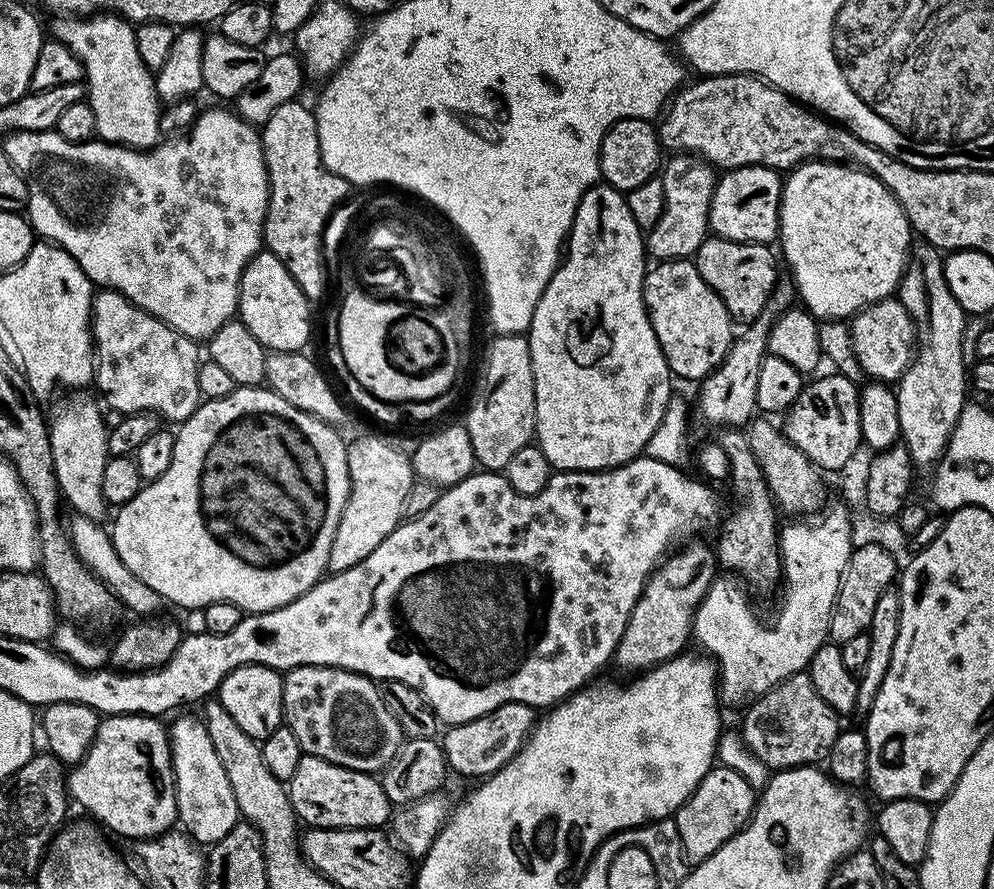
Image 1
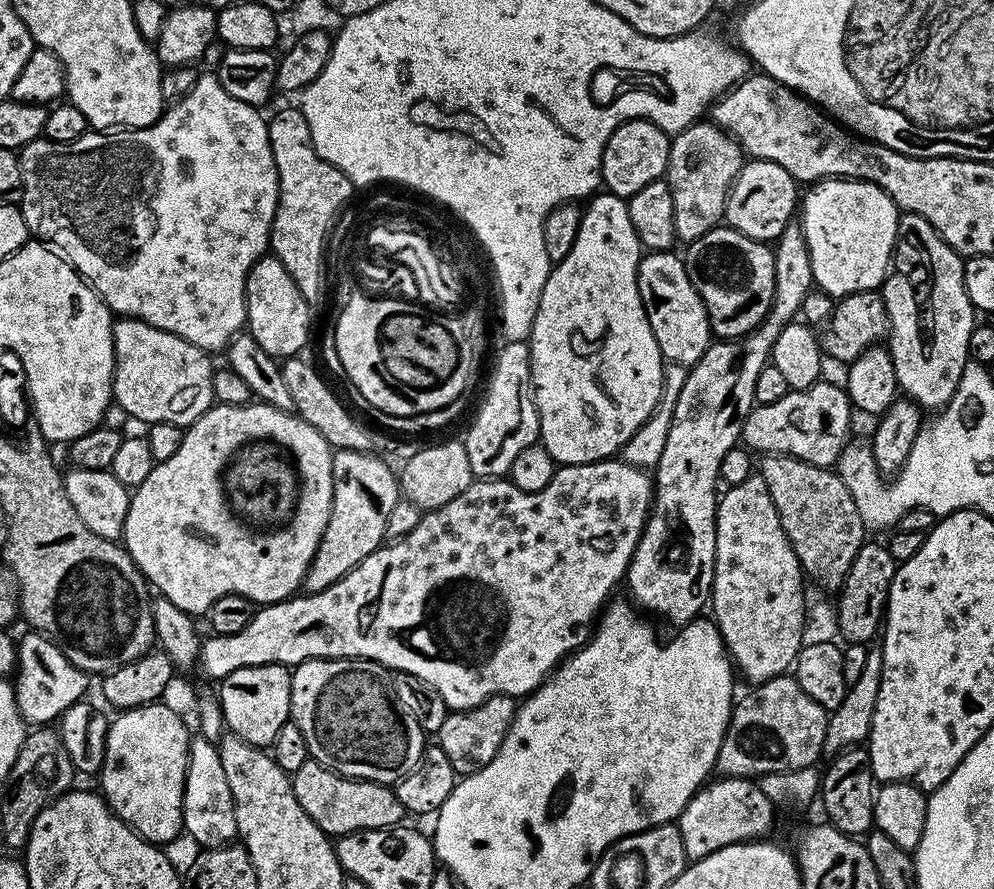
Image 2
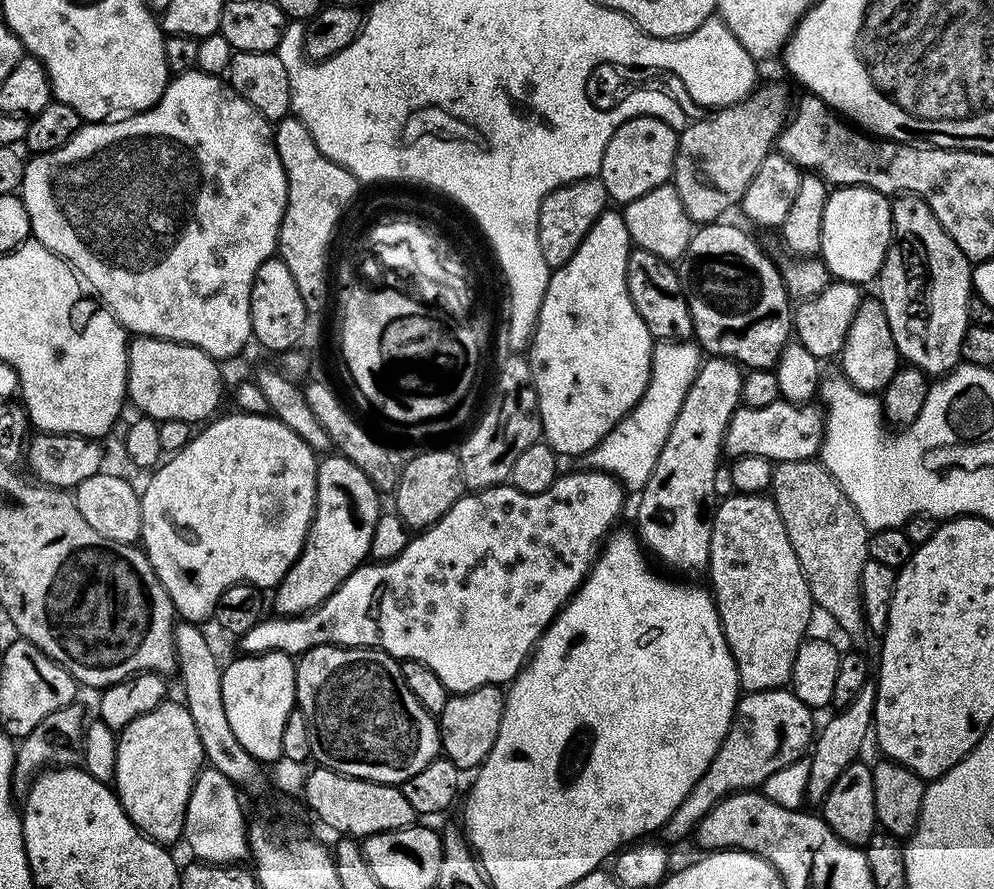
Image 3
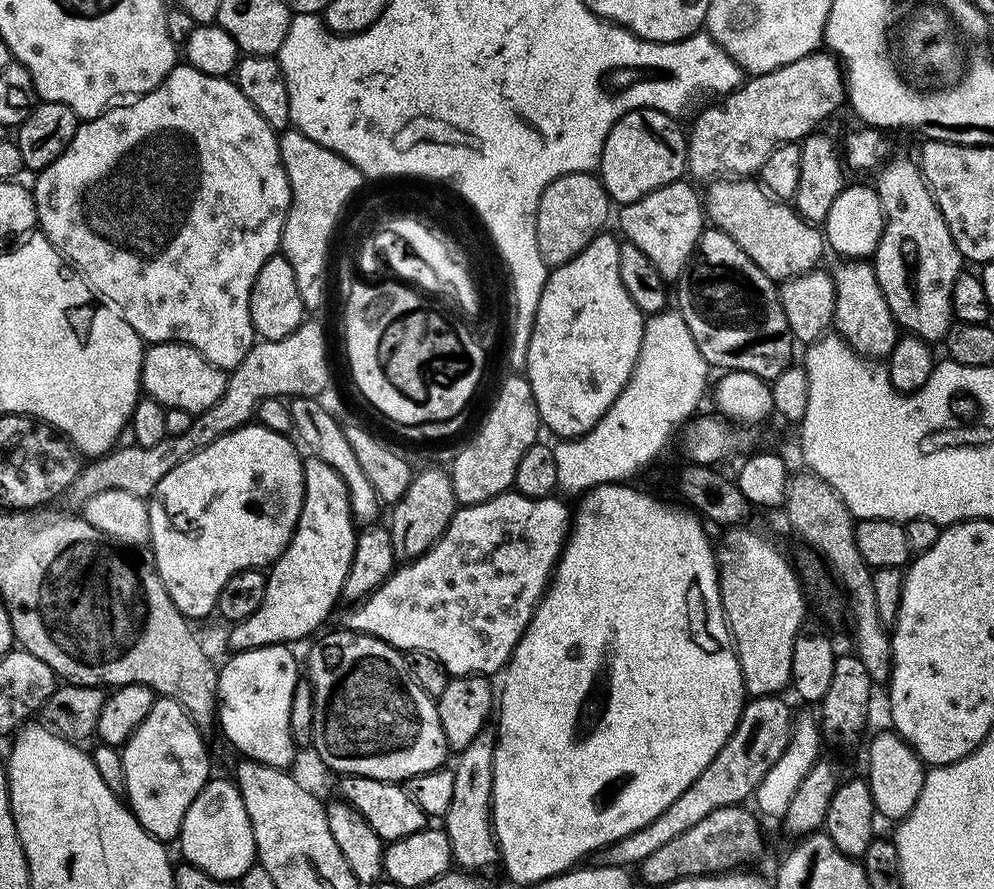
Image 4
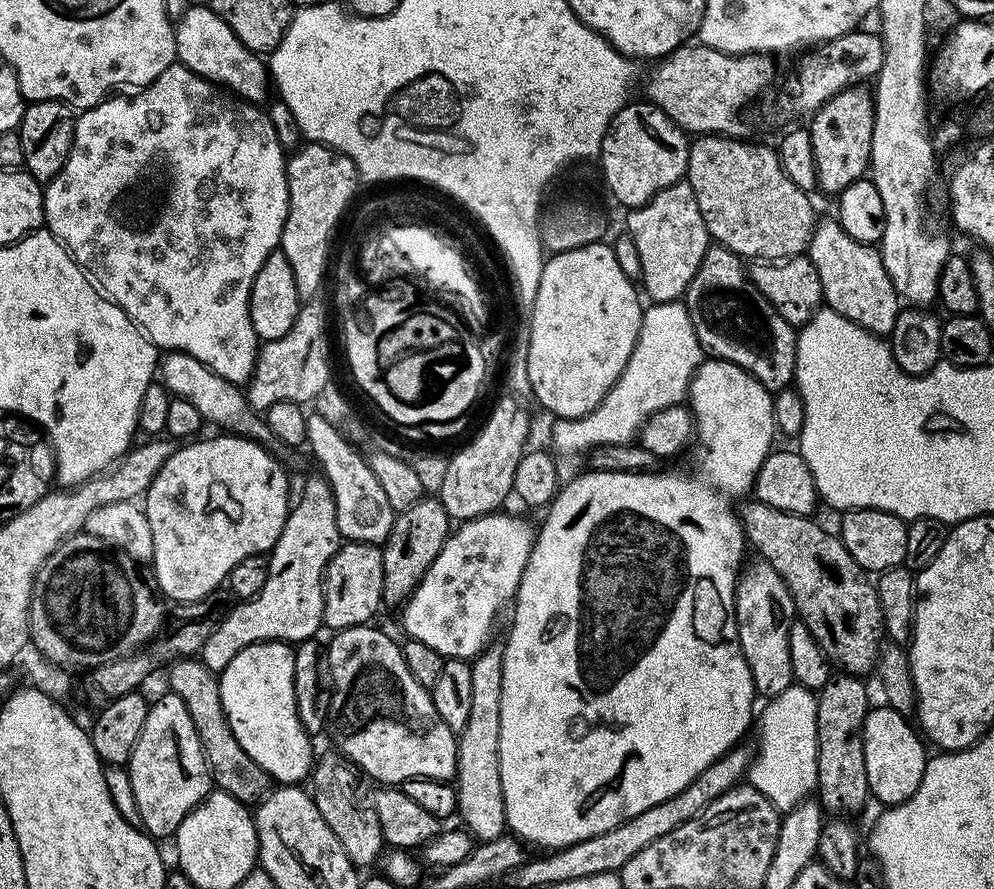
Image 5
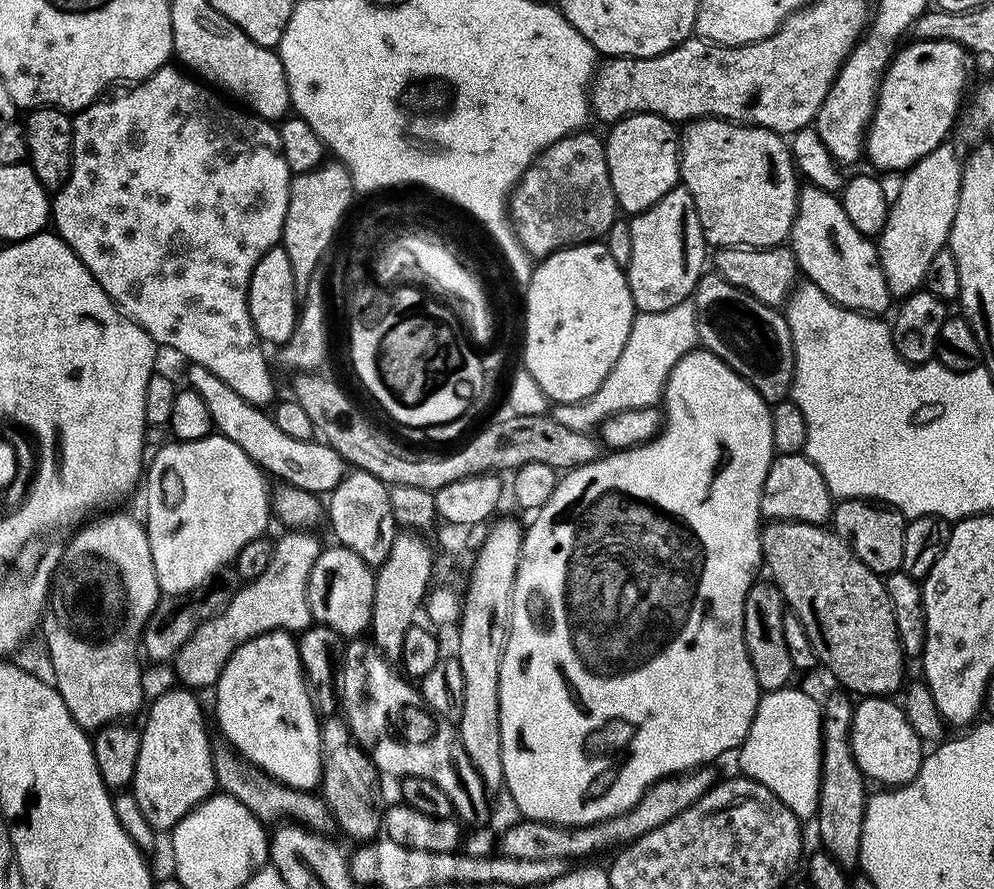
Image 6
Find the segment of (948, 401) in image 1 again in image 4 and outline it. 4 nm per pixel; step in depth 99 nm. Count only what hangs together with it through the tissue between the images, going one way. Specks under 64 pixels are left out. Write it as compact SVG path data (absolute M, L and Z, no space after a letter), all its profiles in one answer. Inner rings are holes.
M915 159L891 160L879 169L880 177L874 181L884 211L884 232L874 253L878 286L882 286L882 294L886 294L886 306L890 306L890 314L894 314L897 325L905 333L917 336L919 340L940 342L954 323L951 292L955 280L962 273L962 257L958 246L954 246L954 238L950 238L946 218L942 218L942 210L938 210L932 191L920 173L919 163Z

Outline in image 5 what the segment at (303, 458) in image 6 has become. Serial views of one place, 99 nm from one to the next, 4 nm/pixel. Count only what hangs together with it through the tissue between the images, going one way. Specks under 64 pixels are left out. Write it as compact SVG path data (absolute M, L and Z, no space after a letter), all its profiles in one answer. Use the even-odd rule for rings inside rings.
M168 352L159 361L158 376L173 397L191 402L198 409L198 414L209 425L218 424L219 429L227 430L237 436L246 436L257 444L265 446L273 443L272 431L257 409L248 405L245 389L238 384L231 384L226 378L214 374L198 358L185 352Z

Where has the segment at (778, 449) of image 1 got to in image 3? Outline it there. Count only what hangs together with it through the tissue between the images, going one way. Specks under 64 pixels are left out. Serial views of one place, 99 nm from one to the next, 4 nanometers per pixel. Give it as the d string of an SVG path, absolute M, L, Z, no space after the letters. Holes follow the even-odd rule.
M795 460L792 463L776 464L772 470L772 487L770 495L775 502L775 508L780 513L790 546L798 557L806 578L807 589L810 590L812 603L831 613L838 625L848 633L854 642L867 633L864 621L864 611L861 604L861 574L868 558L868 537L870 535L862 518L855 510L854 504L846 498L838 486L837 480L814 460Z

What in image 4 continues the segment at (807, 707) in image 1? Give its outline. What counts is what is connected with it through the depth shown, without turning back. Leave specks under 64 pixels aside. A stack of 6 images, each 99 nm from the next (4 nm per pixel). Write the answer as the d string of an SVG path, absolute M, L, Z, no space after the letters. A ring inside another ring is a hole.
M774 695L749 699L740 712L735 730L722 746L722 750L718 750L710 766L706 766L706 770L702 770L702 774L698 774L698 778L694 778L694 782L690 782L690 786L686 786L686 790L682 790L682 794L678 794L678 798L674 798L674 802L670 802L670 806L666 806L666 810L662 810L658 818L654 818L654 822L646 822L642 830L634 830L634 834L626 834L626 838L603 849L603 863L627 869L639 866L661 846L667 846L674 838L686 834L686 830L698 826L698 822L714 814L714 810L743 805L747 801L744 799L747 796L749 799L762 778L766 778L766 770L770 770L770 766L774 766L774 762L782 758L786 746L792 741L794 715L788 709L787 702L780 699L784 698Z

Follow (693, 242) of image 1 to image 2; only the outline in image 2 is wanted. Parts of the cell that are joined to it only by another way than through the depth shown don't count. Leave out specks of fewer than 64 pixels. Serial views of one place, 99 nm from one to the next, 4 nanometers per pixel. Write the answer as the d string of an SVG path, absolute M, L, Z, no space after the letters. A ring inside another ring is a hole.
M697 122L671 137L666 179L674 198L677 241L694 241L724 220L728 192L745 163L740 143L714 123Z

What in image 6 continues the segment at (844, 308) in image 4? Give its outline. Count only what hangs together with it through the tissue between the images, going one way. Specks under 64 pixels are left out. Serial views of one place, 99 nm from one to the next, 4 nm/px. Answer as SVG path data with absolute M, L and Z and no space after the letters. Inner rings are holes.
M811 186L800 188L796 217L790 237L797 269L807 283L818 286L824 296L855 312L884 314L894 297L880 265L877 245L854 227L839 195Z

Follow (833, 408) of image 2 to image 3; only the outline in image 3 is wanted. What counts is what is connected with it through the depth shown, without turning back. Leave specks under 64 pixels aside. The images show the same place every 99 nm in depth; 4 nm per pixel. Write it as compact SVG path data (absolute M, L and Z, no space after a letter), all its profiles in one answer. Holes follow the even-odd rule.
M786 399L770 402L770 406L737 408L724 435L724 452L729 457L757 456L776 464L795 460L812 460L824 440L824 414L815 403L791 404Z

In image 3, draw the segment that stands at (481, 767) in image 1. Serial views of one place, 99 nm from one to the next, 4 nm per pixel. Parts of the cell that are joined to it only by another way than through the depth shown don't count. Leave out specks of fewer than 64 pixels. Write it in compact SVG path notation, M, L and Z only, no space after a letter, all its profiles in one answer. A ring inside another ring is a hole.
M487 684L478 686L478 690L449 695L446 706L442 706L438 713L440 751L443 759L454 762L454 766L461 770L479 769L494 746L494 738L498 738L505 695L505 689L499 684Z

